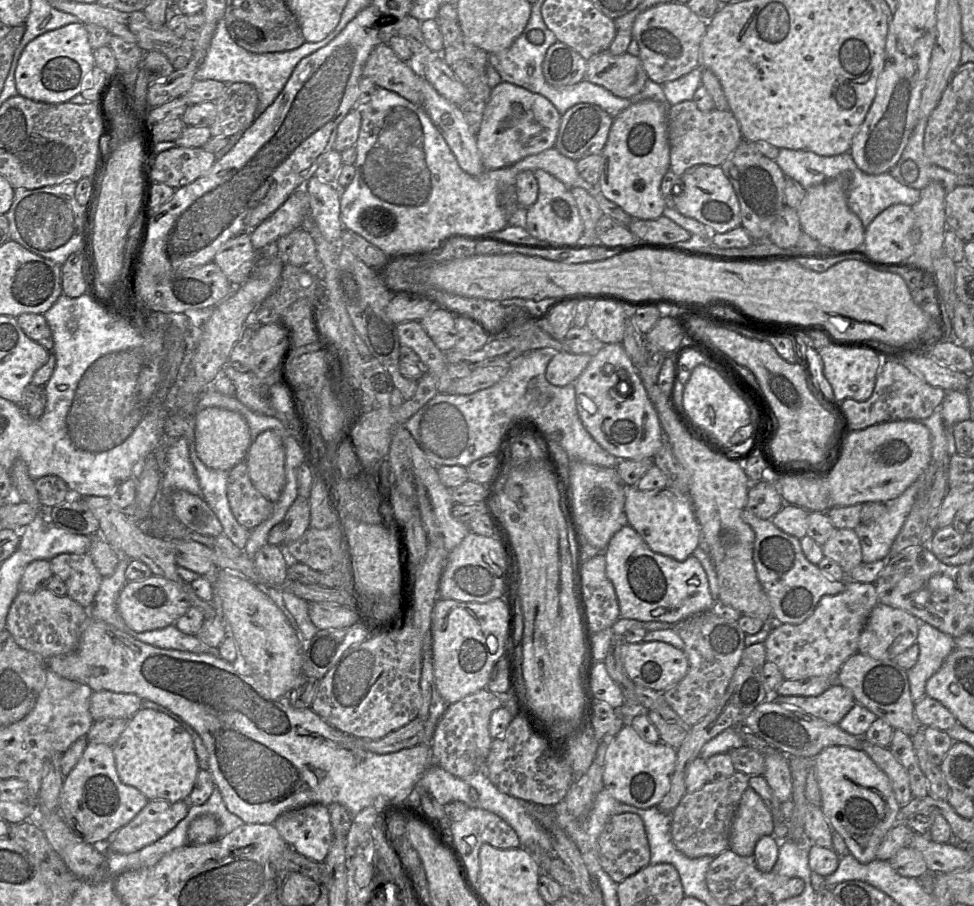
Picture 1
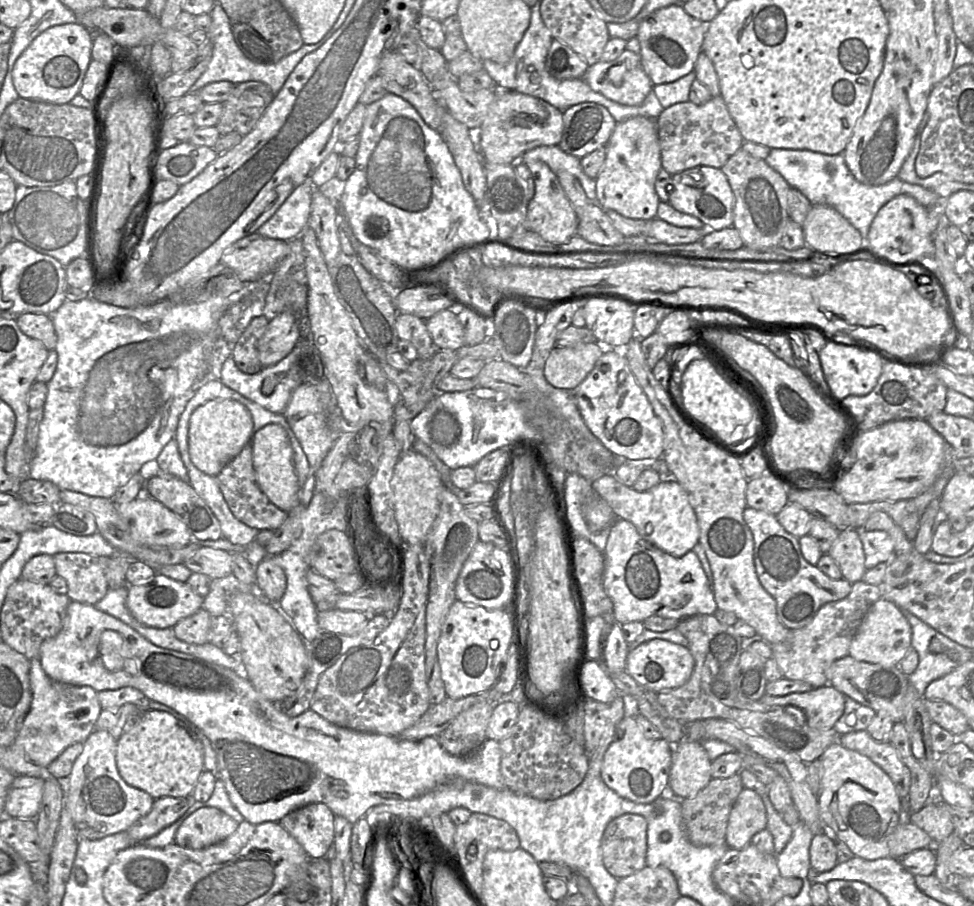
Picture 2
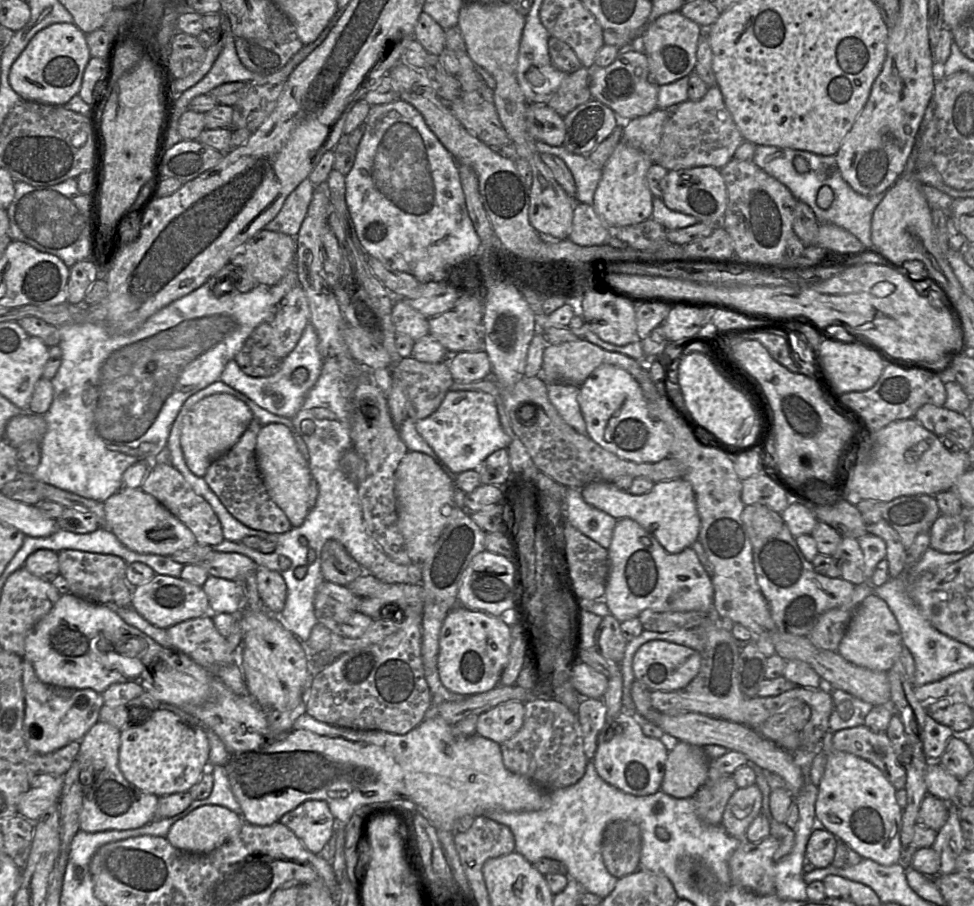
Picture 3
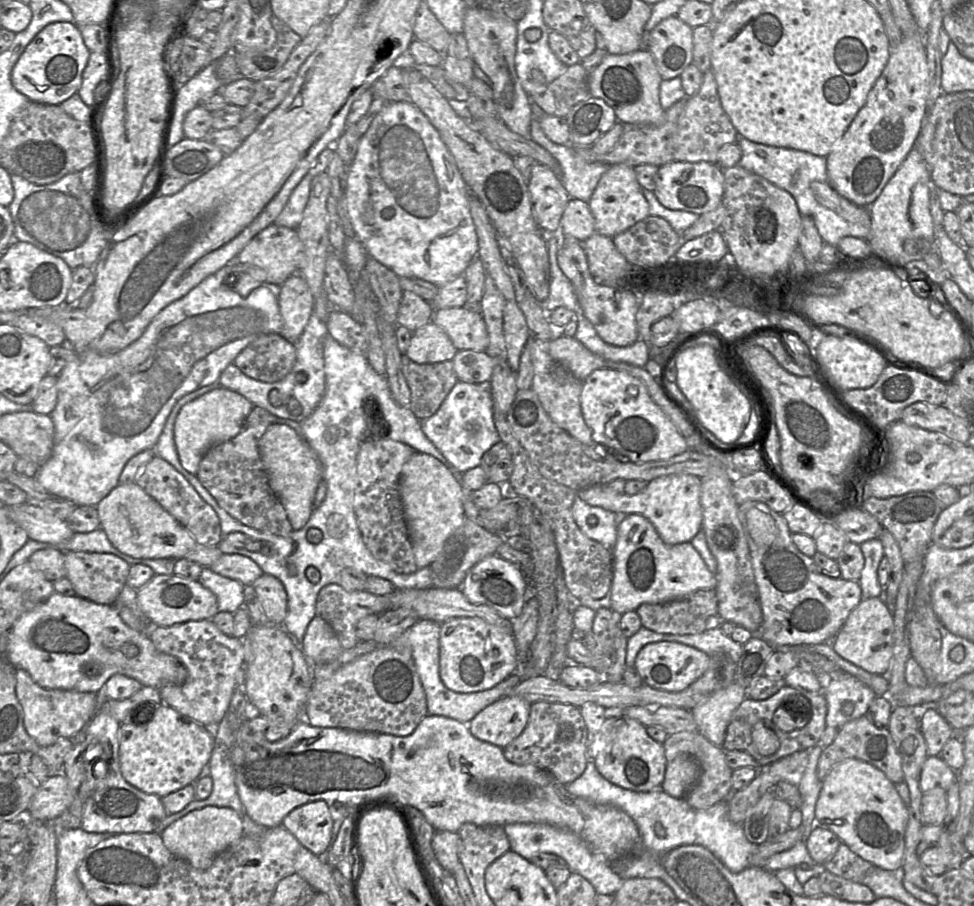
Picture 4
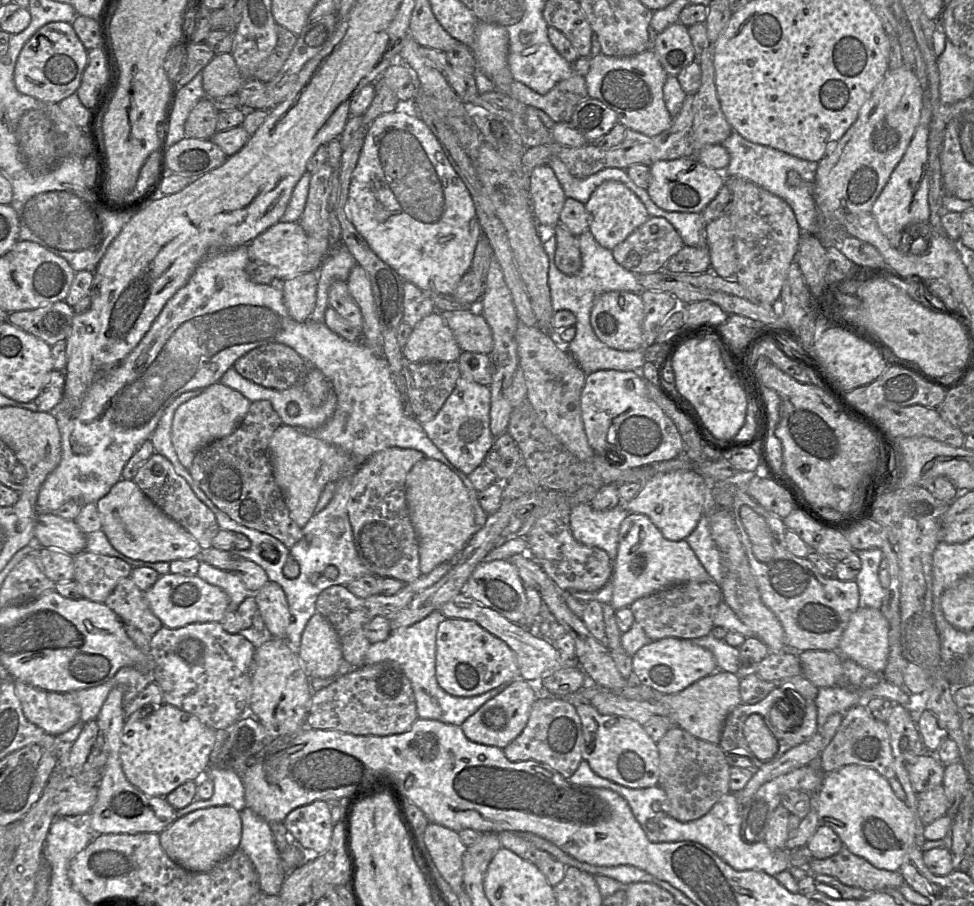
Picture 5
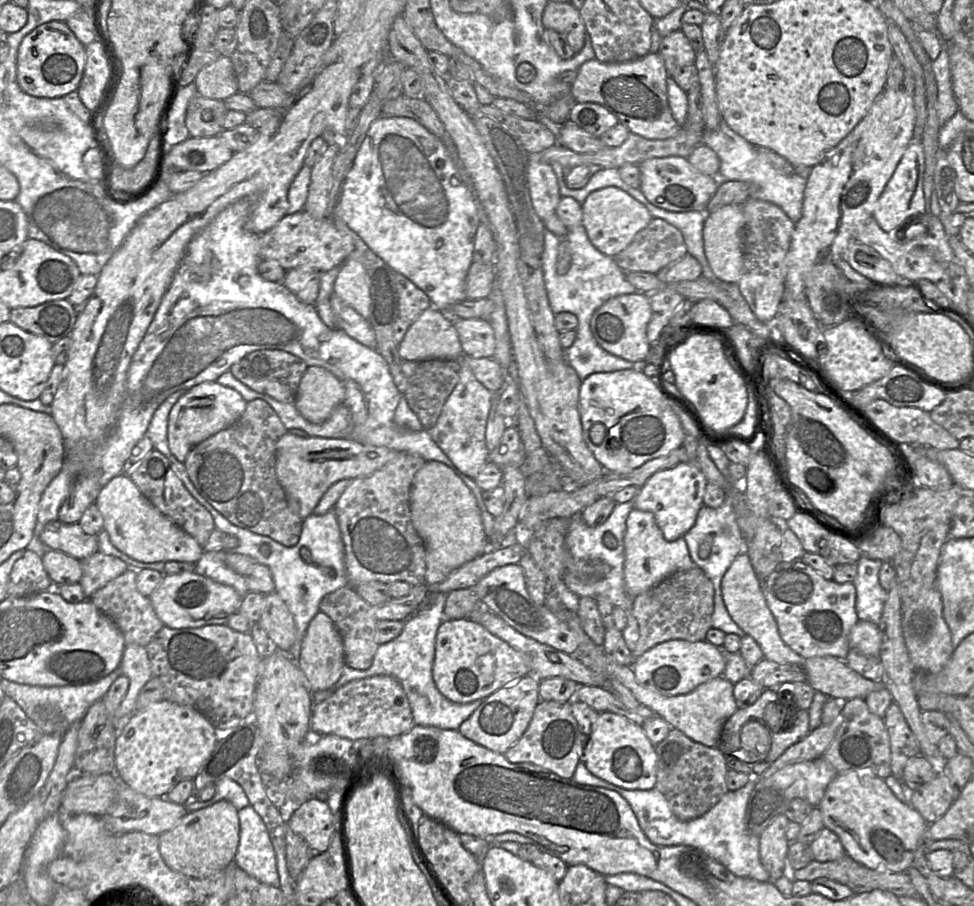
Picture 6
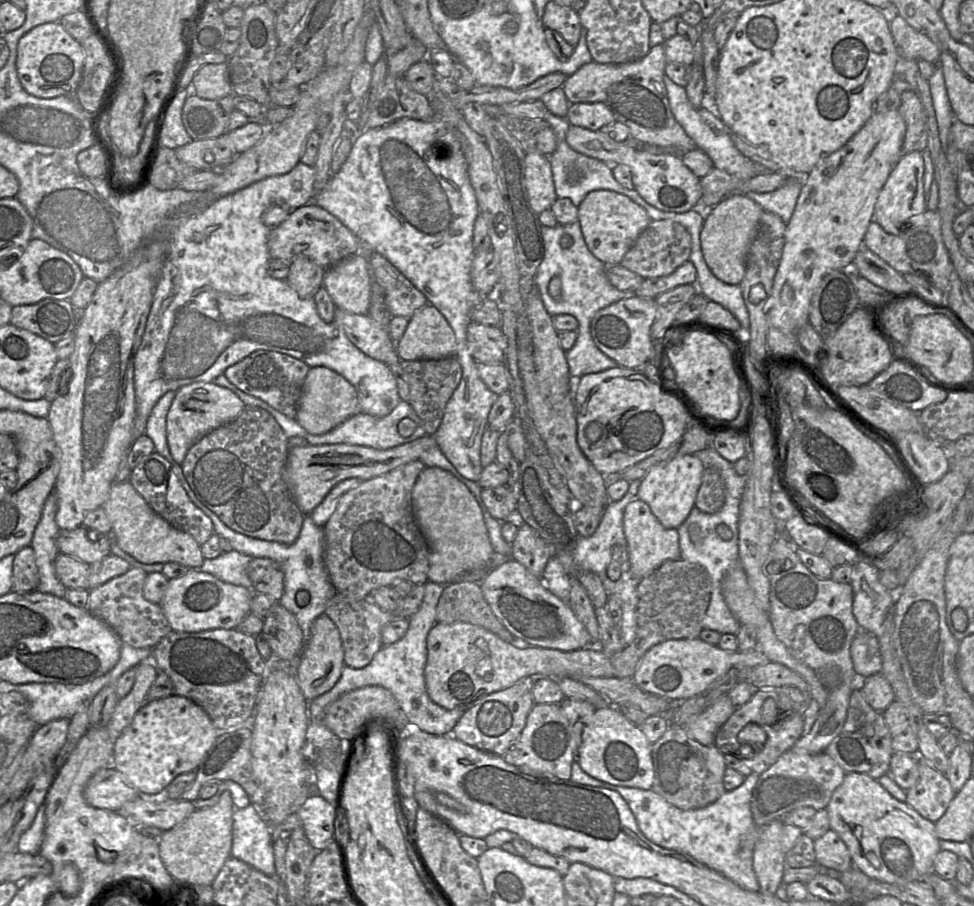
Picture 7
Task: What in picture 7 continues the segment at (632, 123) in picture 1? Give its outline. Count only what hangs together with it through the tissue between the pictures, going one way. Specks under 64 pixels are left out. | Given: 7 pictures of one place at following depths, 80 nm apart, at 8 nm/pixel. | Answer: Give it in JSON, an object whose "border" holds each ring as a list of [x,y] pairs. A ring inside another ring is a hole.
{"border":[[[613,190],[589,192],[578,206],[578,222],[590,252],[606,265],[620,264],[626,252],[652,221],[647,211],[628,196]]]}

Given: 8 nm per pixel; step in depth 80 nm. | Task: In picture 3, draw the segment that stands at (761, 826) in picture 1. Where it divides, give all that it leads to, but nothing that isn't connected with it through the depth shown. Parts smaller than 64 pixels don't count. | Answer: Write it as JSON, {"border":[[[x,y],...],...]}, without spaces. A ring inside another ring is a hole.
{"border":[[[757,784],[738,788],[726,805],[721,824],[729,835],[746,840],[749,825],[761,812],[762,794]]]}

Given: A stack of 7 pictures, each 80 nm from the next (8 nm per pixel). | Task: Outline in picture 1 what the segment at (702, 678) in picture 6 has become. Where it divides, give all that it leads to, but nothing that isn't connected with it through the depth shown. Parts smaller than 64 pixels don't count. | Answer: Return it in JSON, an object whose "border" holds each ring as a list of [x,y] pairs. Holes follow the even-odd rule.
{"border":[[[618,638],[618,657],[627,676],[635,685],[640,685],[663,692],[681,681],[689,668],[688,658],[684,650],[660,641],[628,643]]]}

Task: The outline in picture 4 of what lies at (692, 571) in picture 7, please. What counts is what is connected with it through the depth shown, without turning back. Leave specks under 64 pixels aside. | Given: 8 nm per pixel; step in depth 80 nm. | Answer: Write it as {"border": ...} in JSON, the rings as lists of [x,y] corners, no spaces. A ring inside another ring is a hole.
{"border":[[[715,589],[697,590],[685,597],[659,604],[643,603],[636,612],[644,628],[662,634],[699,634],[707,629],[707,620],[718,615]]]}

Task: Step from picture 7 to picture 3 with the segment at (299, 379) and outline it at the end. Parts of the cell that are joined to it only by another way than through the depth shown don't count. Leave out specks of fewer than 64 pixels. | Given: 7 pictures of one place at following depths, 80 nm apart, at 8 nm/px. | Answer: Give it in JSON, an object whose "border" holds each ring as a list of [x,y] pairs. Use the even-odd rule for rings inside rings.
{"border":[[[261,323],[236,354],[234,360],[245,374],[269,377],[280,369],[283,359],[278,358],[272,351],[271,335],[270,323]]]}

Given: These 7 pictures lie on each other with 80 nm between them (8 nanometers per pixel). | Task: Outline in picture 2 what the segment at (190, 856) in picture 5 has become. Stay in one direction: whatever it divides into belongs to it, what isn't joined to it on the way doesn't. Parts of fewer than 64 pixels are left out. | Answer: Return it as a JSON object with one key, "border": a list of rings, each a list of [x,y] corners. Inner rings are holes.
{"border":[[[203,807],[179,826],[174,843],[183,848],[203,849],[231,835],[239,823],[215,807]]]}

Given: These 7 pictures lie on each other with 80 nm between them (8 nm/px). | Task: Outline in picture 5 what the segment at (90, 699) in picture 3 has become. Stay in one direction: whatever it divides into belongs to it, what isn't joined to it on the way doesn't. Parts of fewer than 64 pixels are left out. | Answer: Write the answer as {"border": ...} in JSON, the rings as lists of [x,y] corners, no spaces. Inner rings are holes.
{"border":[[[17,679],[14,689],[27,720],[49,734],[60,735],[80,719],[81,709],[72,693],[41,690]]]}

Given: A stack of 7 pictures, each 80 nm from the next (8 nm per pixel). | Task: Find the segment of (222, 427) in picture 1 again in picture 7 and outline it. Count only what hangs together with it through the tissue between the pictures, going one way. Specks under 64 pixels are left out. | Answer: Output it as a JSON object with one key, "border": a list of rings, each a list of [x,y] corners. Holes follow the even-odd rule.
{"border":[[[194,382],[176,390],[166,417],[167,443],[174,460],[181,464],[189,448],[212,430],[234,420],[244,409],[244,402],[231,390],[212,382]]]}

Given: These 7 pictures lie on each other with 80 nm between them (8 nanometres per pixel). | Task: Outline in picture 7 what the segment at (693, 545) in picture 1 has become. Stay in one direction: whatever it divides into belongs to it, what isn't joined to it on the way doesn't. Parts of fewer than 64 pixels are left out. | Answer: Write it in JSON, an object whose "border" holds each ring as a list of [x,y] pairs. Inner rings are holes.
{"border":[[[696,455],[677,457],[666,464],[653,468],[641,480],[638,499],[651,508],[663,527],[678,529],[695,507],[704,470],[704,461]]]}

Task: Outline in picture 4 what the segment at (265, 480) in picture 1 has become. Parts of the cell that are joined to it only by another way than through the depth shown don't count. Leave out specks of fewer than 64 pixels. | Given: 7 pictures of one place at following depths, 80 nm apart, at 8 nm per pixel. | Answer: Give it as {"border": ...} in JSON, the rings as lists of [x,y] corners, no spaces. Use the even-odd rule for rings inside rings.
{"border":[[[273,423],[266,429],[259,441],[259,451],[270,488],[283,505],[293,530],[300,530],[313,512],[315,493],[323,480],[317,454],[293,428],[281,423]]]}

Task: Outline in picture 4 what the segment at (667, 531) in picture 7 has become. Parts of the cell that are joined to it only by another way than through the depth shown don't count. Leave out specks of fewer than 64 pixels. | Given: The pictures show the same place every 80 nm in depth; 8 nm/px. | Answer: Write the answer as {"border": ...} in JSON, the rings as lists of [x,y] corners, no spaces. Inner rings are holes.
{"border":[[[627,515],[617,527],[617,541],[612,550],[613,579],[610,589],[610,608],[622,615],[636,611],[643,603],[659,604],[685,597],[697,590],[715,589],[716,576],[705,565],[690,542],[676,545],[666,544],[652,523],[642,515]]]}

